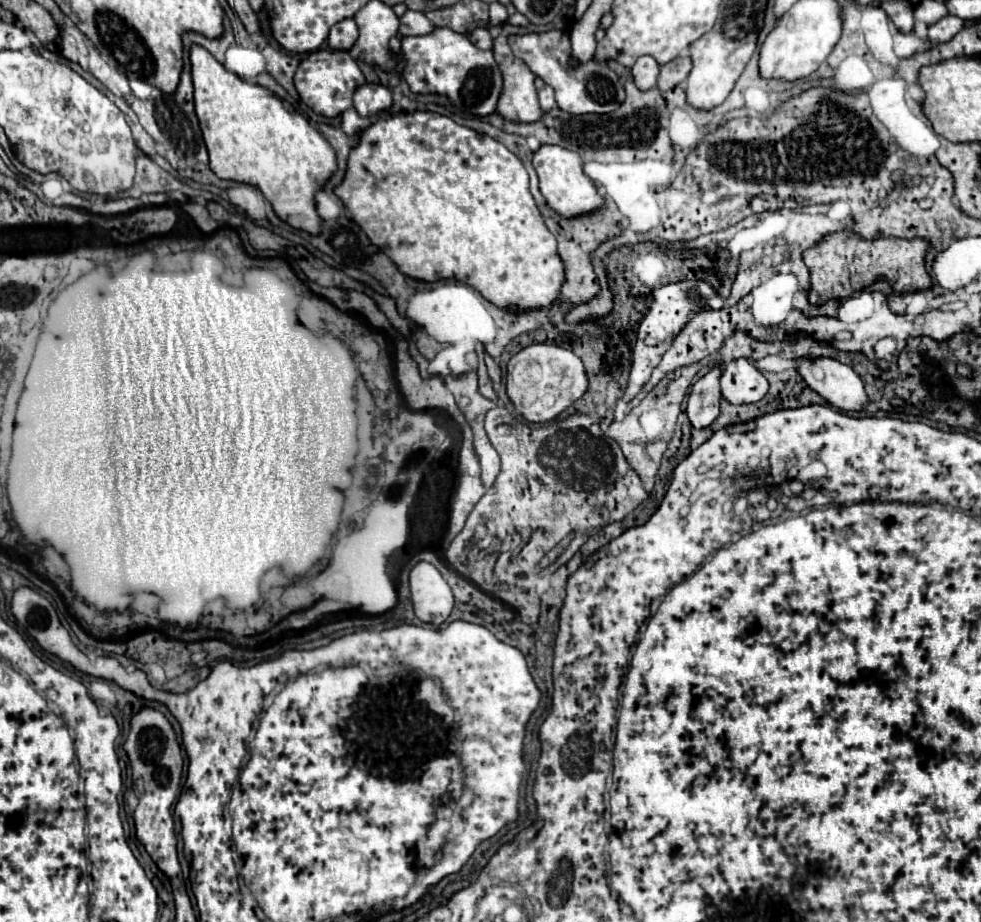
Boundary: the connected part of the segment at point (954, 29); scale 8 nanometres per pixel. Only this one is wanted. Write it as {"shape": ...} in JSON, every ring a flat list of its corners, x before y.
{"shape":[[947,15,947,17,943,17,941,21,937,21,935,25,929,27,929,41,931,41,931,45,947,43,947,41,951,41,961,29,963,29,963,19,955,17,955,15]]}

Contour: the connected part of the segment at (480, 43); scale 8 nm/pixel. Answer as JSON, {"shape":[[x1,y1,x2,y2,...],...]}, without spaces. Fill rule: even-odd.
{"shape":[[485,27,475,29,473,33,469,33,469,41,479,49,491,49,493,47,493,37,489,35,489,31]]}

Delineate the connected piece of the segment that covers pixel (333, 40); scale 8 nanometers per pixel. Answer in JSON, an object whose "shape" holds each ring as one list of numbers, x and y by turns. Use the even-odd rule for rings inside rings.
{"shape":[[343,19,339,23,335,23,331,27,331,33,329,33,329,47,331,49,351,49,355,45,359,37,359,29,357,29,357,23,353,19]]}

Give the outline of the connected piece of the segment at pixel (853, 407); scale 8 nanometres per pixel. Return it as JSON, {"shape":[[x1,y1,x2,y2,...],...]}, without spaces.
{"shape":[[821,357,817,361,803,359,797,361,797,371,813,391,817,391,841,411,863,411,869,401,863,381,845,363,827,357]]}

